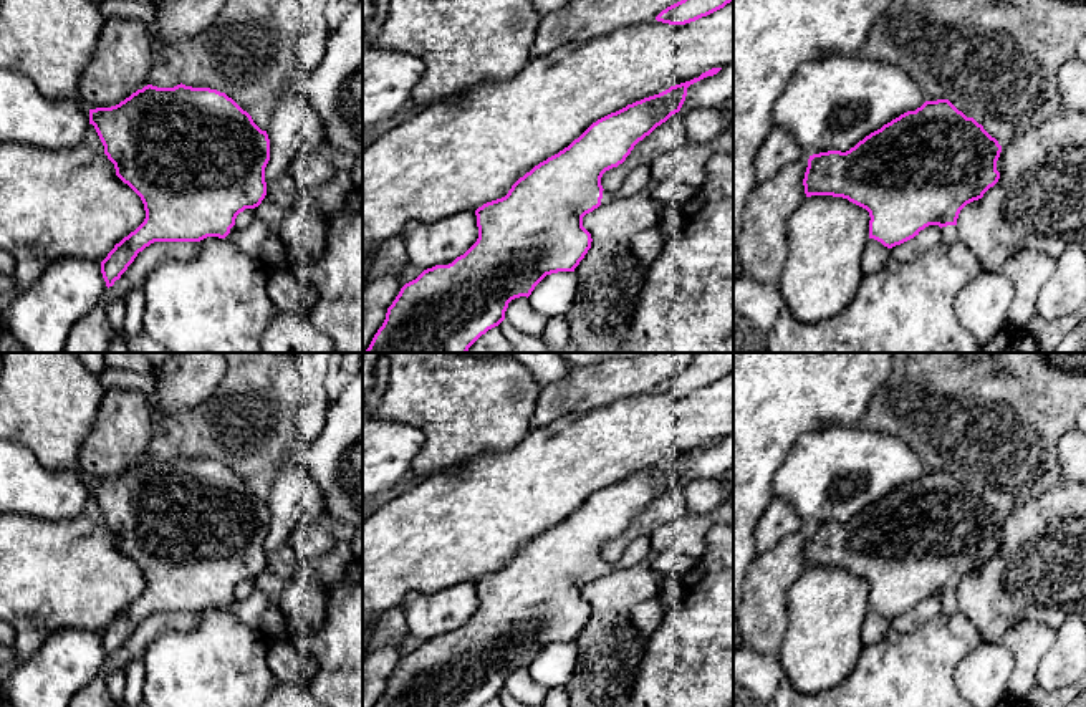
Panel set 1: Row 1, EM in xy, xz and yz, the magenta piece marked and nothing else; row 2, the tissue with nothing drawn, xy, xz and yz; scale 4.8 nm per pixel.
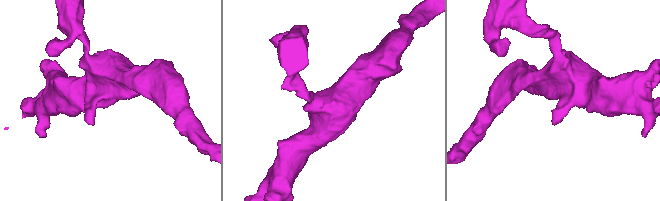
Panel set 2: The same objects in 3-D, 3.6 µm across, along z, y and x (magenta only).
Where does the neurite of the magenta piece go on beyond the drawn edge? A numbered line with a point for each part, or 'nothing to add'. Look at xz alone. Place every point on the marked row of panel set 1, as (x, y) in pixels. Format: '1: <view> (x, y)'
1: xz (639, 177)

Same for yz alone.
1: yz (949, 234)

